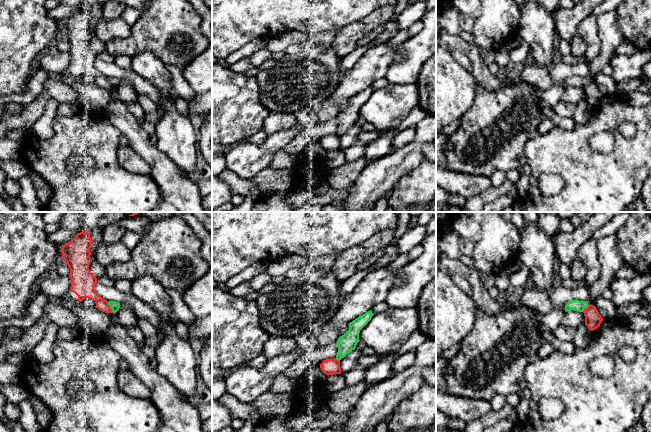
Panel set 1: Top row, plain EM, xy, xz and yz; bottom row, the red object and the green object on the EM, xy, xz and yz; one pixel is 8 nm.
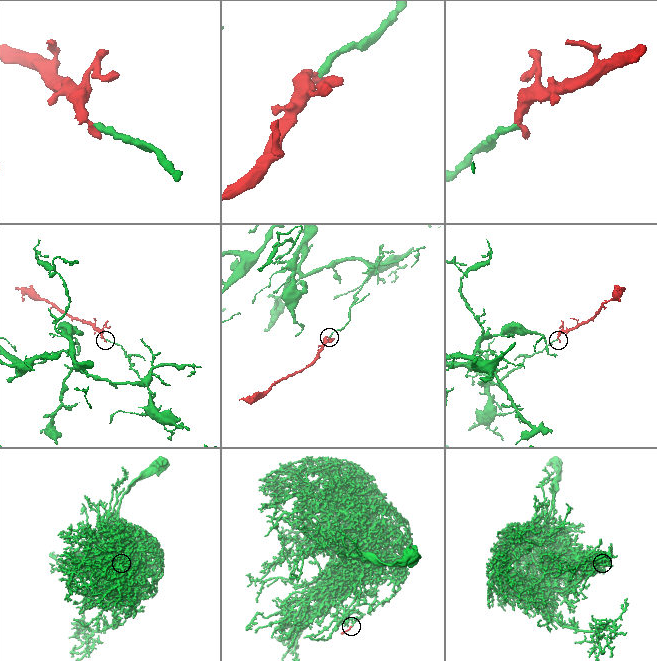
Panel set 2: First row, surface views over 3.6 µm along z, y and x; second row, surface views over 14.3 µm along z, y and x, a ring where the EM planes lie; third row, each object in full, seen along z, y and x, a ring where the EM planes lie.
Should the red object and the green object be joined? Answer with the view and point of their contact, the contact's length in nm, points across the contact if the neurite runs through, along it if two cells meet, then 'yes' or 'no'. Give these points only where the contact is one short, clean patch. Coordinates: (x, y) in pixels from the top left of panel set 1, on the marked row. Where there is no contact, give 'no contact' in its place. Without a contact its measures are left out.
contact xy (110, 308); length 110 nm; border xy (107, 302), (114, 313); no

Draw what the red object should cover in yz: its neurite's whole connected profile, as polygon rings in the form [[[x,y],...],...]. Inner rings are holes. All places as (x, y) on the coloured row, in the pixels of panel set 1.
[[[589,305],[587,308],[585,308],[583,313],[585,316],[585,325],[591,331],[597,329],[603,321],[603,318],[599,314],[596,307],[593,305]]]

